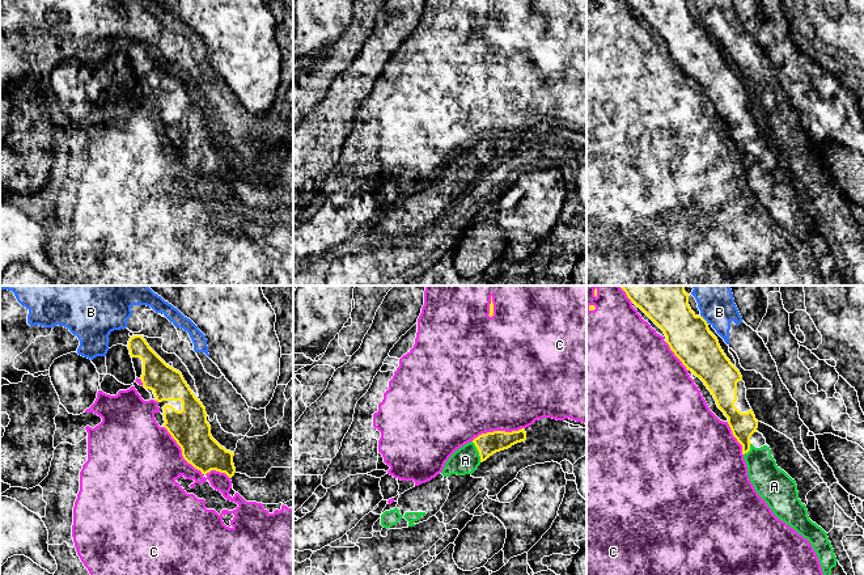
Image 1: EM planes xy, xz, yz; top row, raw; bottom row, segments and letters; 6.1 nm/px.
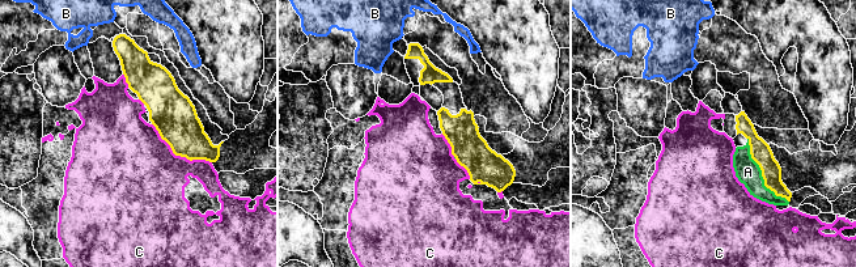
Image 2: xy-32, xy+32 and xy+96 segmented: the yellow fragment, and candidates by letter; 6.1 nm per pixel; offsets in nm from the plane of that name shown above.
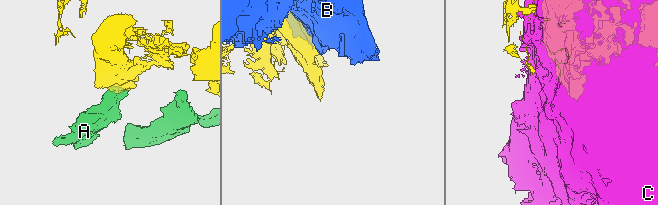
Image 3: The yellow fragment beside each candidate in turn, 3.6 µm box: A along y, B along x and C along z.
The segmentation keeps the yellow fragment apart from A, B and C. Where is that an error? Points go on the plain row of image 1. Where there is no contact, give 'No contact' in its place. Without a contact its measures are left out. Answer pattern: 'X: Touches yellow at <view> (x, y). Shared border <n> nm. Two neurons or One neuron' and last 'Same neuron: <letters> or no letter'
A: Touches yellow at xz (478, 157). Shared border 140 nm. One neuron
B: Touches yellow at yz (704, 26). Shared border 80 nm. Two neurons
C: Touches yellow at xz (498, 138). Shared border 340 nm. Two neurons
Same neuron: A

